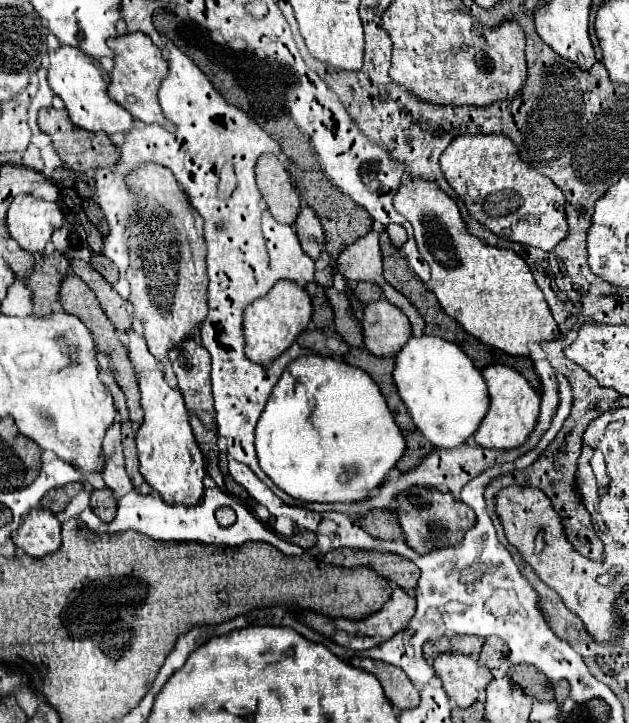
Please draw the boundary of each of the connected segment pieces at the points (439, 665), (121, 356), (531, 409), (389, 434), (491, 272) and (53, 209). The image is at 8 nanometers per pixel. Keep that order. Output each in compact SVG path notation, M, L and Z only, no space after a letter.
M443 653L435 657L433 669L443 681L445 693L451 701L457 703L457 707L473 705L485 691L487 683L493 679L491 669L481 667L469 655Z
M71 273L69 279L63 279L63 281L61 281L61 299L59 299L59 303L61 303L61 307L63 307L67 313L79 317L79 319L87 325L87 329L91 331L97 349L99 349L101 353L105 353L105 357L107 357L107 361L109 361L109 367L115 371L115 381L119 383L119 387L121 387L123 393L125 393L131 421L137 421L137 423L139 423L139 421L143 419L143 411L141 411L141 405L139 405L139 387L137 387L137 379L135 379L131 361L129 361L129 357L127 357L125 345L119 341L113 323L107 319L107 315L105 315L103 309L99 307L97 297L93 295L93 291L91 291L77 275Z
M489 365L481 371L481 375L487 383L491 401L489 401L489 411L481 421L481 427L477 427L473 439L481 447L493 447L493 449L509 449L523 445L539 415L539 393L517 371L505 365Z
M311 353L291 361L273 387L255 429L255 449L261 469L291 497L319 503L349 503L369 497L369 491L383 483L385 475L403 455L405 439L377 383L365 371L341 359Z
M403 179L393 205L413 225L419 251L431 265L431 291L443 311L461 323L467 333L519 357L529 357L531 343L555 339L557 323L527 263L515 251L491 247L469 235L455 201L435 183Z
M17 195L7 211L11 237L29 253L43 253L51 233L63 225L63 213L57 203L33 195Z

